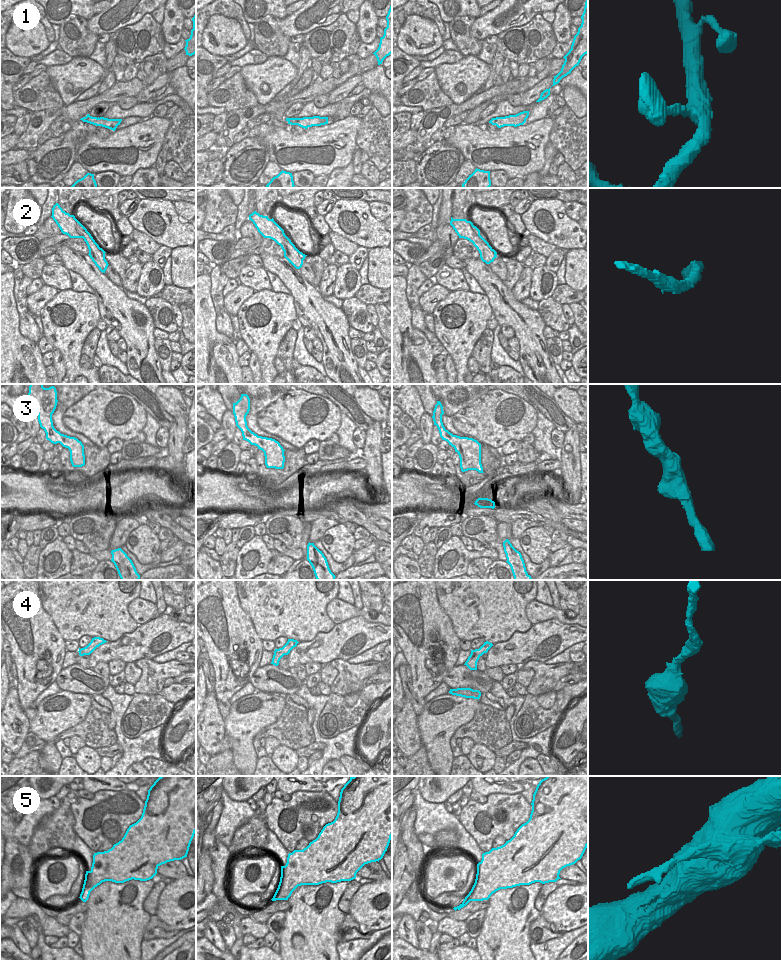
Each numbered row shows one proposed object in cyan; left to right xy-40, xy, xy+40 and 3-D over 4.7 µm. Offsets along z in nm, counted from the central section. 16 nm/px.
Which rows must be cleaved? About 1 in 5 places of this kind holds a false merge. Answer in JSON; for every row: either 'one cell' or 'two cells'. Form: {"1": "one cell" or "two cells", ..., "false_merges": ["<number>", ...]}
{"1": "one cell", "2": "one cell", "3": "one cell", "4": "one cell", "5": "two cells", "false_merges": ["5"]}

